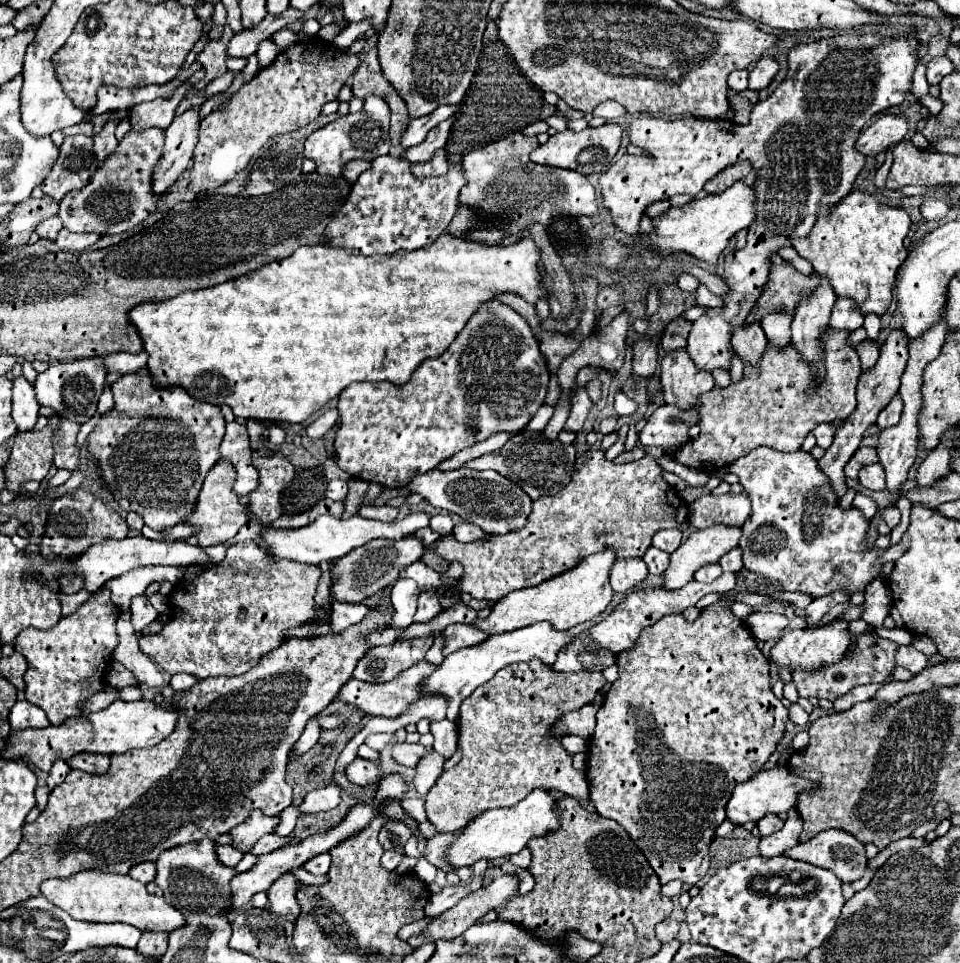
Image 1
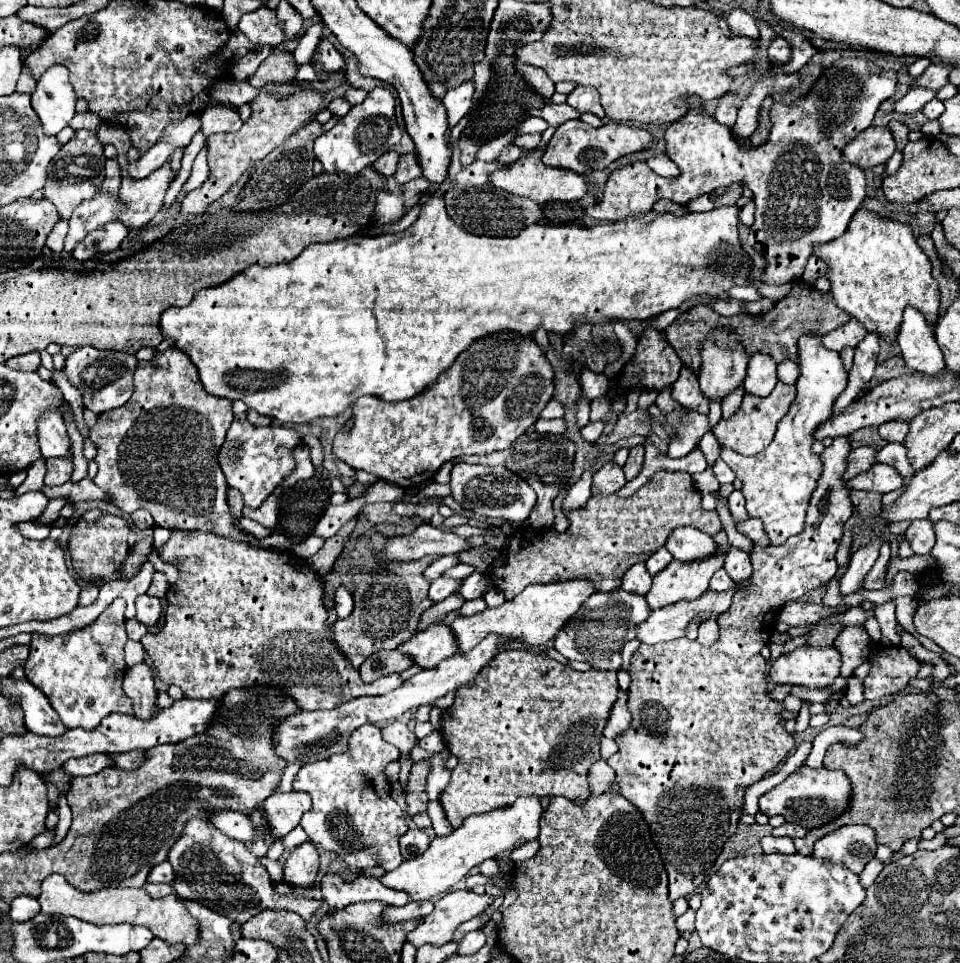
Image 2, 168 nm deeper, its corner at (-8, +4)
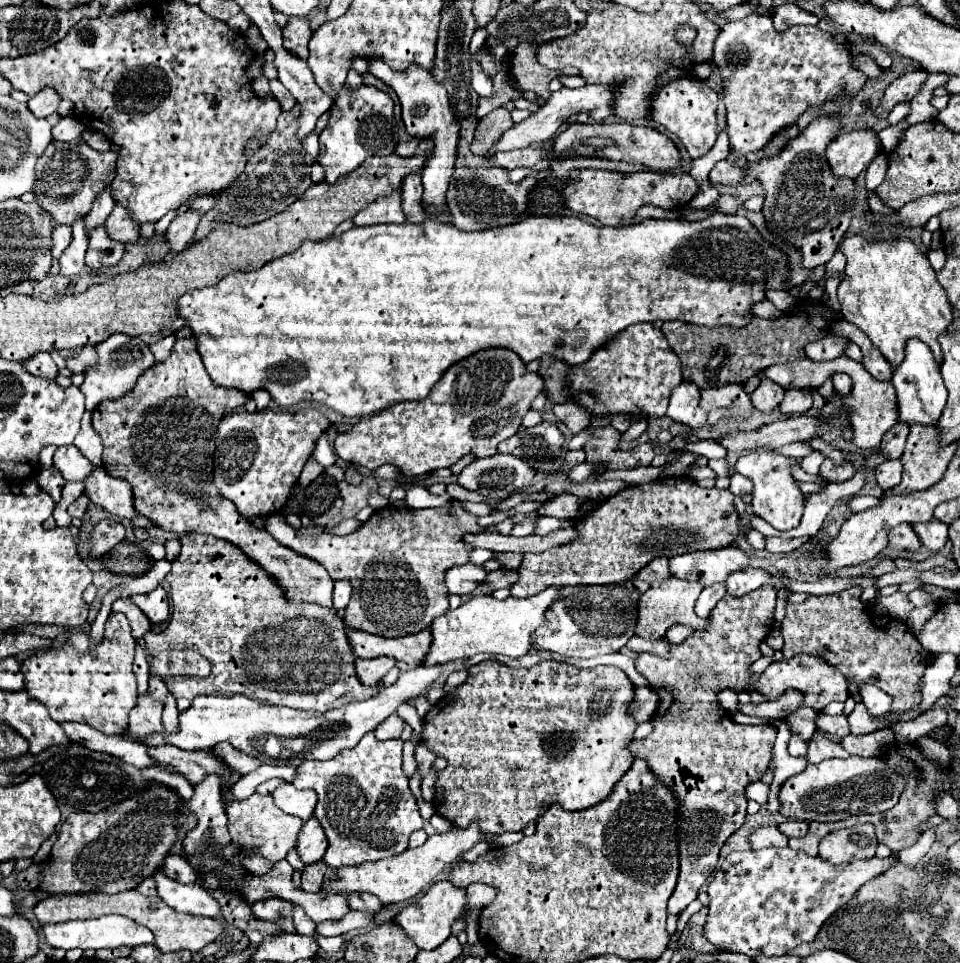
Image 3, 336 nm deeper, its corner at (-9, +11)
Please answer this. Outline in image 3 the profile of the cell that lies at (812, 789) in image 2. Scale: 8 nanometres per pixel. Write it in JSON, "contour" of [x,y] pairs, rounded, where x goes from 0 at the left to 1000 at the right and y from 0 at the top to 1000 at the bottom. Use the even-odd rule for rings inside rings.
{"contour":[[[885,785],[883,789],[867,787],[854,793],[842,793],[840,800],[823,806],[813,822],[813,845],[829,852],[852,852],[871,854],[881,852],[890,845],[923,843],[933,837],[938,822],[942,820],[942,808],[938,808],[929,798],[921,795],[917,787]]]}

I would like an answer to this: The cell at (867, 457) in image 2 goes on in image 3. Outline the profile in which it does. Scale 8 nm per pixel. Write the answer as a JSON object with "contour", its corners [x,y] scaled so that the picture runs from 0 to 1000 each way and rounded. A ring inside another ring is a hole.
{"contour":[[[858,478],[854,484],[854,494],[865,501],[879,501],[890,494],[890,482],[885,478],[877,482],[869,482],[867,478]]]}

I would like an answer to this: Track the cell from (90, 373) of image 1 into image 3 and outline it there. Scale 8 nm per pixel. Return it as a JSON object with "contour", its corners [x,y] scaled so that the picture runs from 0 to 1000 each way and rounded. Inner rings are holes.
{"contour":[[[119,347],[113,353],[100,359],[102,376],[88,388],[88,399],[83,401],[90,411],[90,426],[98,426],[108,415],[121,415],[133,409],[142,401],[142,393],[160,378],[160,370],[154,363],[154,357],[144,351],[133,351],[131,347]]]}

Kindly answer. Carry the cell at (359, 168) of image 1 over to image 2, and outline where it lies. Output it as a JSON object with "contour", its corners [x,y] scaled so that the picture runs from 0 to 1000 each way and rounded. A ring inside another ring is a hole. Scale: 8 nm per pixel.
{"contour":[[[405,157],[405,159],[401,159],[399,163],[395,163],[386,173],[393,178],[393,180],[397,180],[397,182],[401,182],[401,184],[407,184],[407,182],[411,182],[411,175],[414,175],[414,169],[416,169],[416,159],[414,157]]]}

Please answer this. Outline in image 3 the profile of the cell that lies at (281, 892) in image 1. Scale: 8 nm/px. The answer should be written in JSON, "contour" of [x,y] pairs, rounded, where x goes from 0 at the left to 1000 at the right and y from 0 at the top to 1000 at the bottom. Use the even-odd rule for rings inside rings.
{"contour":[[[327,849],[317,854],[317,858],[310,866],[310,874],[308,874],[308,885],[310,885],[313,893],[319,899],[333,895],[335,889],[338,889],[340,879],[342,879],[342,874],[340,874],[338,862],[327,854]]]}

